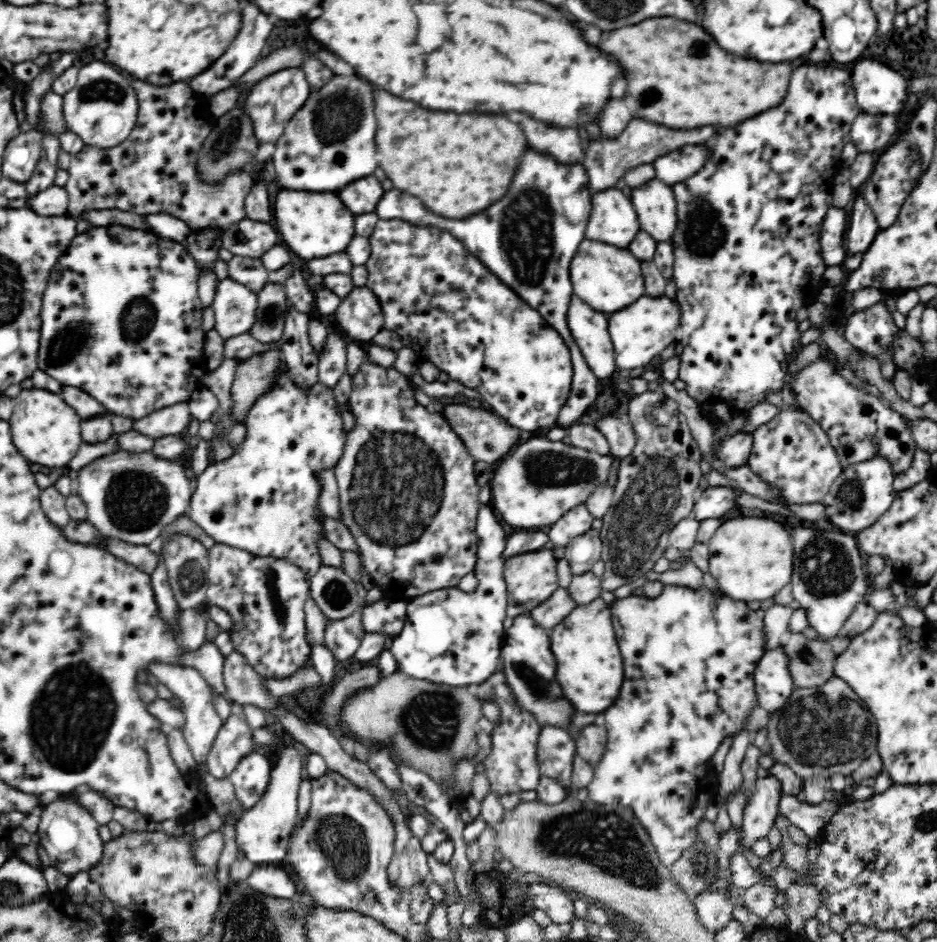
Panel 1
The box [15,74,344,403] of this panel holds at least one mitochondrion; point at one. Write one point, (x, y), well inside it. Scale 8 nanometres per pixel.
(105, 91)

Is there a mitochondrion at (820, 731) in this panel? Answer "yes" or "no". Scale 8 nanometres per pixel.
yes

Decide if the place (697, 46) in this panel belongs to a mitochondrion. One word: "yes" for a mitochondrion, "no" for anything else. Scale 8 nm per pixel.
yes

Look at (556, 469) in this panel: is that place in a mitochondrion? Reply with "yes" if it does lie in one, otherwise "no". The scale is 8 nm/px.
yes

